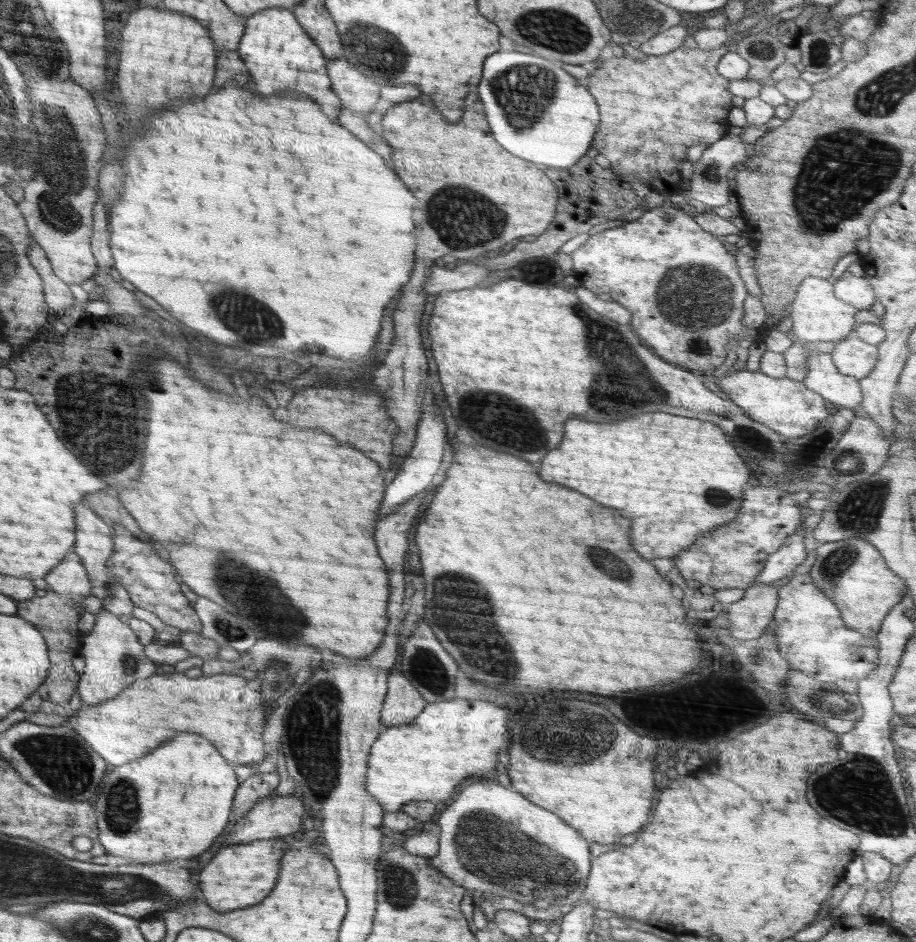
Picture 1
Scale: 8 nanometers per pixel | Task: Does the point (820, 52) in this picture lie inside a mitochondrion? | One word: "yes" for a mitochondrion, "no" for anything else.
yes

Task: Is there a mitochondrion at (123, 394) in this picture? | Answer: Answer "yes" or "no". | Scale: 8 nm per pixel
yes

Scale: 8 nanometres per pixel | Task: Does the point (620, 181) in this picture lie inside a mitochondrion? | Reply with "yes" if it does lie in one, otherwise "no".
no

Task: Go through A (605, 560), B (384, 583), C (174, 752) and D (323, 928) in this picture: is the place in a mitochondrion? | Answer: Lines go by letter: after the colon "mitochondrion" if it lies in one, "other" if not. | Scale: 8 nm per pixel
A: mitochondrion
B: other
C: other
D: other

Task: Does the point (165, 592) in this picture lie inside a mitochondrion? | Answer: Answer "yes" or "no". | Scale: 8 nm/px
no

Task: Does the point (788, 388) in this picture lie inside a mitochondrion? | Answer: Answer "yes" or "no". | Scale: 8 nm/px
no

